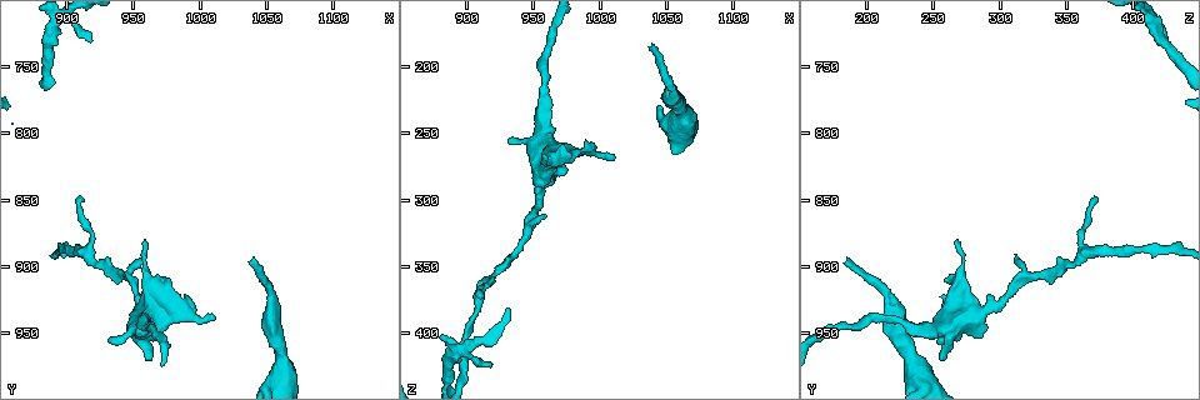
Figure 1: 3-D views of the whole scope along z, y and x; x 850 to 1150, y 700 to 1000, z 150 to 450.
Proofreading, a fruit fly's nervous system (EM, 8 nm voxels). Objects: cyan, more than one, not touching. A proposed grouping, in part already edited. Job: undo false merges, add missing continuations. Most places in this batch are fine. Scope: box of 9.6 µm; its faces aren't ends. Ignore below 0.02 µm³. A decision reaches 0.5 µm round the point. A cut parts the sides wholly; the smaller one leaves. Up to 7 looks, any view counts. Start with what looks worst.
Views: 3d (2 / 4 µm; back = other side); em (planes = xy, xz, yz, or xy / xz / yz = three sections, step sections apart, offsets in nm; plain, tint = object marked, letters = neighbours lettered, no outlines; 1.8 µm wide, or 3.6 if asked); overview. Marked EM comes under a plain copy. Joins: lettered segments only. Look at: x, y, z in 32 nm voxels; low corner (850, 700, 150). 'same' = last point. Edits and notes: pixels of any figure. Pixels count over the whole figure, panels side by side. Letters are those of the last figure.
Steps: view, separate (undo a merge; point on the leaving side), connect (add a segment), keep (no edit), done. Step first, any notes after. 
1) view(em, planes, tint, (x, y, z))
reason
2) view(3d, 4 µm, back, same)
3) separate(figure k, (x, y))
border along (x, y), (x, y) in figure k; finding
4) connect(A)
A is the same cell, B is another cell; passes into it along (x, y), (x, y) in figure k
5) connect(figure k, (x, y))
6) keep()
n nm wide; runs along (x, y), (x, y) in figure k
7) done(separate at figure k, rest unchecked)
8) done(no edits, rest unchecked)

view(em, 3.6 µm, planes, letters, (1038, 896, 184))
long arm stops here

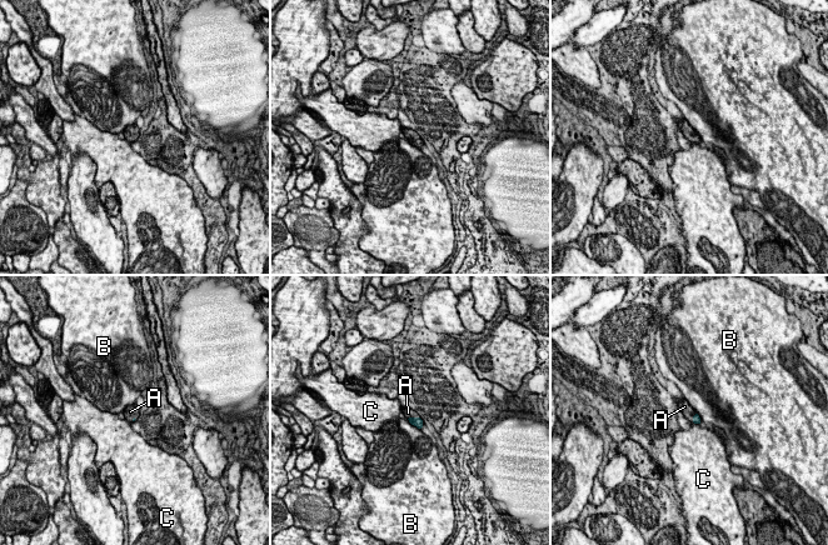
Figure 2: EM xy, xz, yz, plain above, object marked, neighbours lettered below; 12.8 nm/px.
connect(A)
A is the same cell, B and C are other cells; the cell continues

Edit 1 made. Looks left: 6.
view(overview)

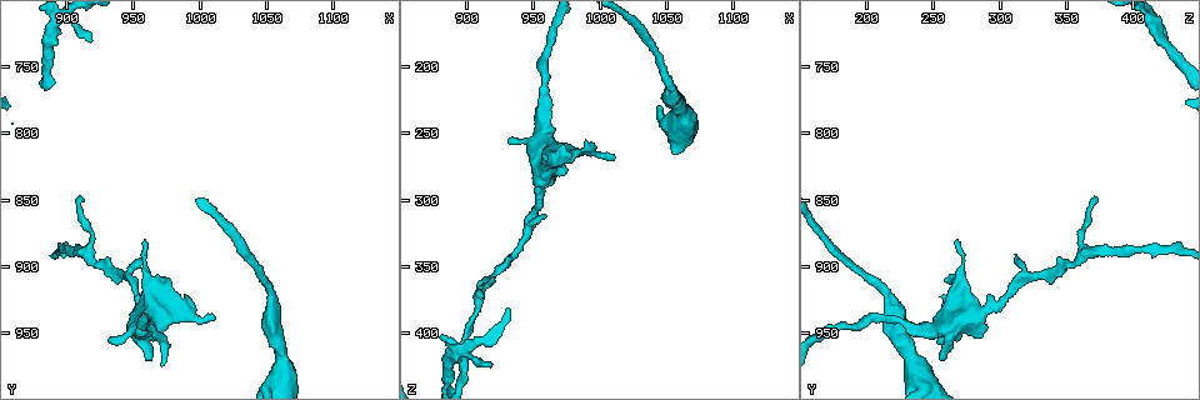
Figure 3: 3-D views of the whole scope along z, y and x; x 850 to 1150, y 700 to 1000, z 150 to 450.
view(3d, 4 µm, (918, 730, 424))
free end

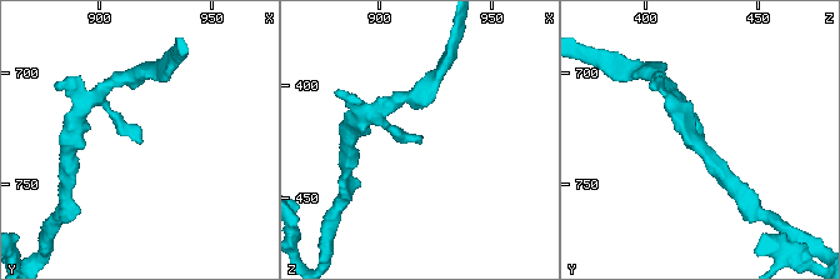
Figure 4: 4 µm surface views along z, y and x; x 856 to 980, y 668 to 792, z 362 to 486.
view(em, planes, letters, (919, 731, 423))
need the tissue

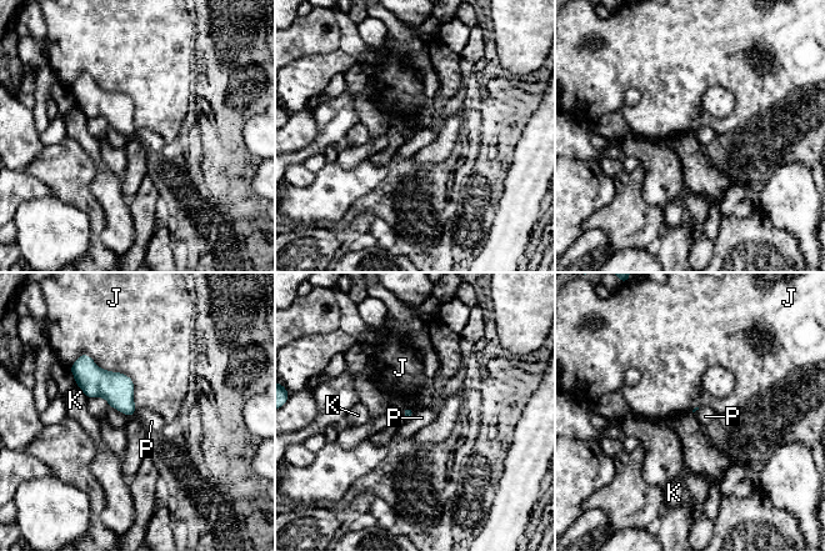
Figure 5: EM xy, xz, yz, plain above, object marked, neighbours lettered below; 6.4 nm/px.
keep()
J touches over 500 nm; J, K and P are other cells; border along (415, 411), (406, 420) in figure 5; none of them fits

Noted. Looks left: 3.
view(em, planes, letters, (958, 892, 312))
an open end

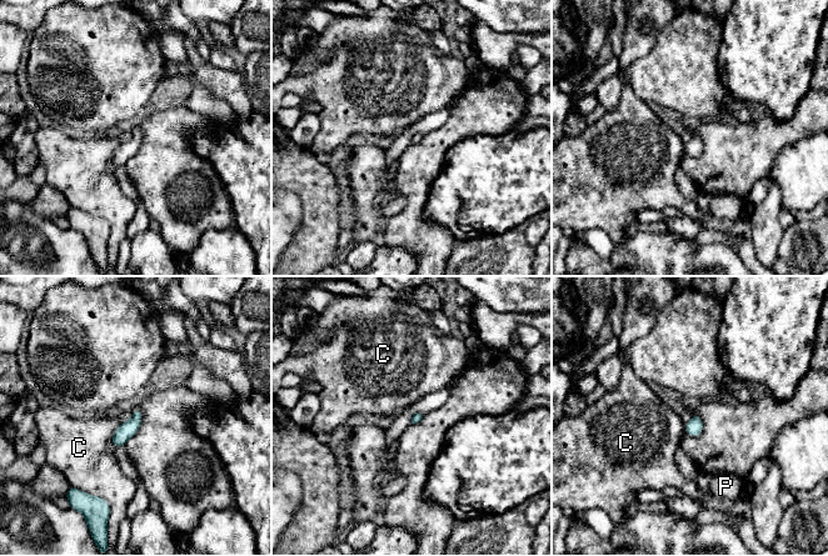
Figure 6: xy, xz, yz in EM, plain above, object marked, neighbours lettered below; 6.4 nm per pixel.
keep()
C touches over 170 nm; C and P are other cells; border along (121, 424), (113, 435), (114, 447) in figure 6; none of them fits

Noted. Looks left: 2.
done(connect at figure 2, rest unchecked)

